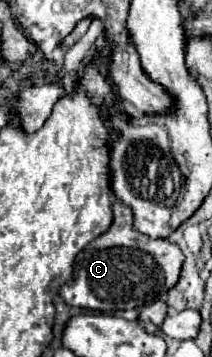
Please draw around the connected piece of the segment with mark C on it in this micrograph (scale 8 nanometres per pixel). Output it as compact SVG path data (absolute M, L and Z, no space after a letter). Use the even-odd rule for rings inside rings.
M114 203L114 223L112 227L88 243L76 257L74 281L68 281L60 295L72 307L94 309L94 311L118 311L142 307L148 301L158 299L162 293L170 291L182 271L184 253L178 245L168 239L152 239L132 225L132 211L124 203ZM144 253L144 259L142 259Z

